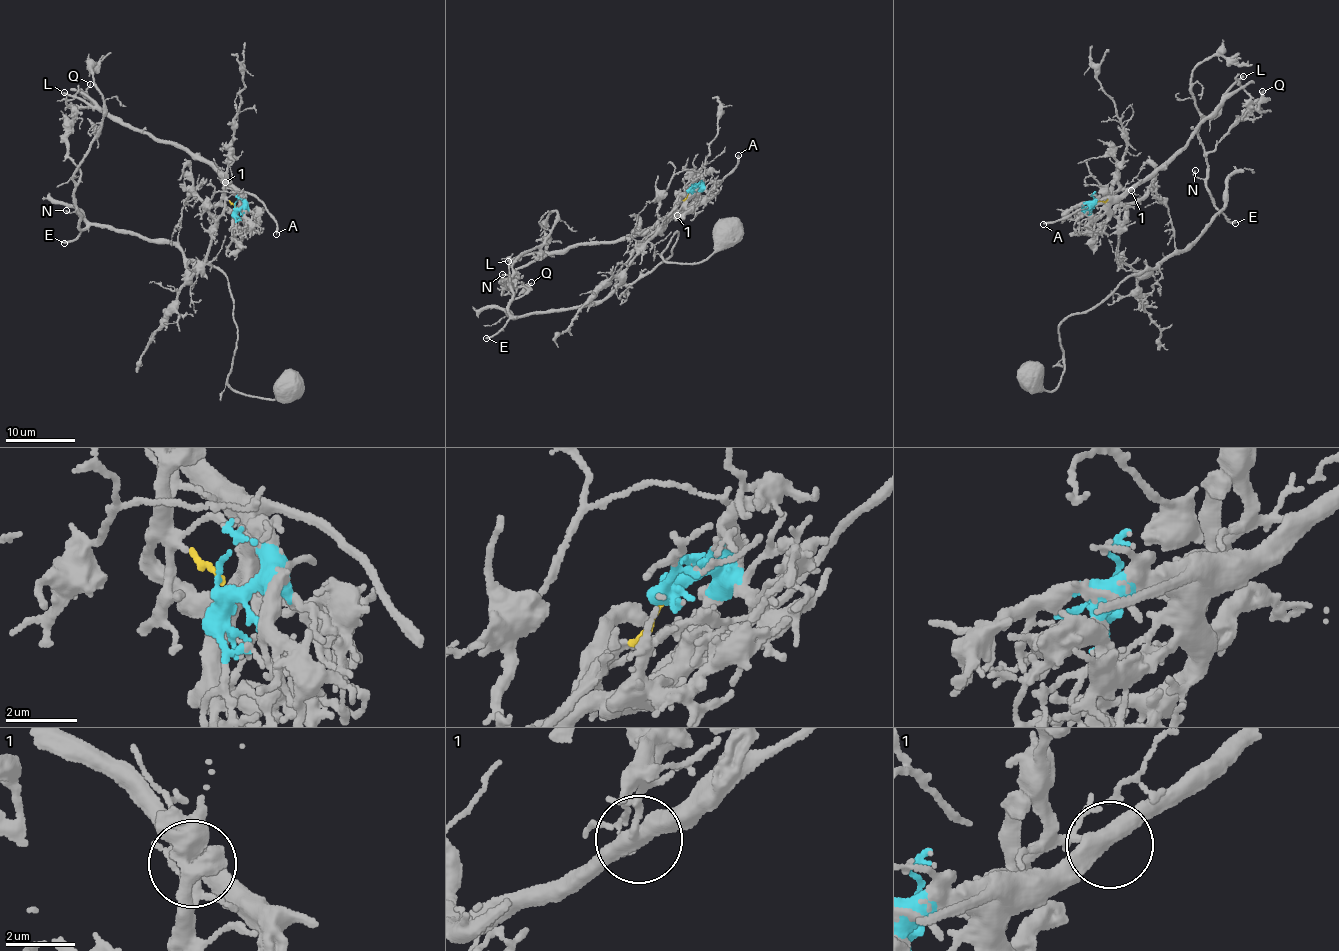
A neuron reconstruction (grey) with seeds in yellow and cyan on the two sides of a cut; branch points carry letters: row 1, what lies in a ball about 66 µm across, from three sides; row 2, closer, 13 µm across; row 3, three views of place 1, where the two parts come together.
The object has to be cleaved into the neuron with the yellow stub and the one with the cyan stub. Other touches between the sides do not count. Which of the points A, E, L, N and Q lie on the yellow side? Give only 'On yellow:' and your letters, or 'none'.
On yellow: E, N, Q

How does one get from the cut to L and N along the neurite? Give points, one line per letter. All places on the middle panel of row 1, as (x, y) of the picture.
L: (690, 190), (699, 188), (698, 200), (661, 225), (618, 241), (579, 243), (561, 250), (530, 253), (508, 261)
N: (690, 189), (624, 271), (624, 281), (602, 300), (514, 316), (509, 308), (512, 289), (506, 274), (501, 274)

